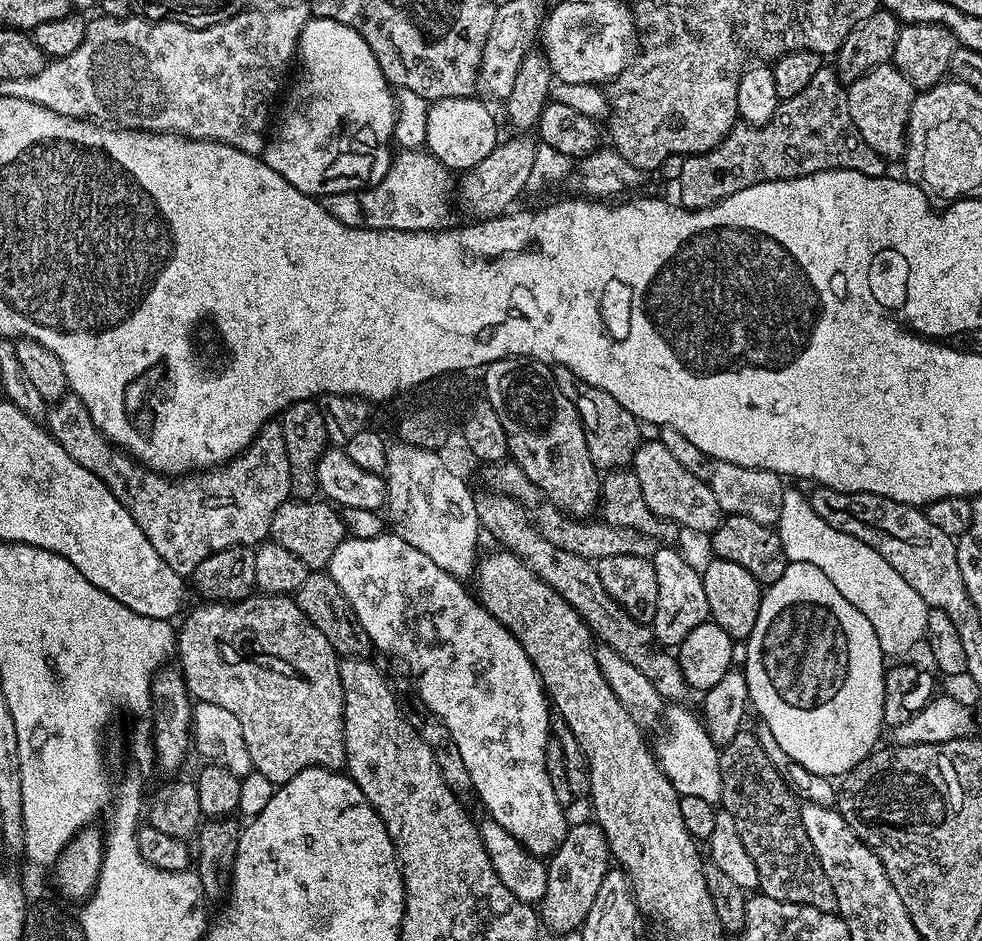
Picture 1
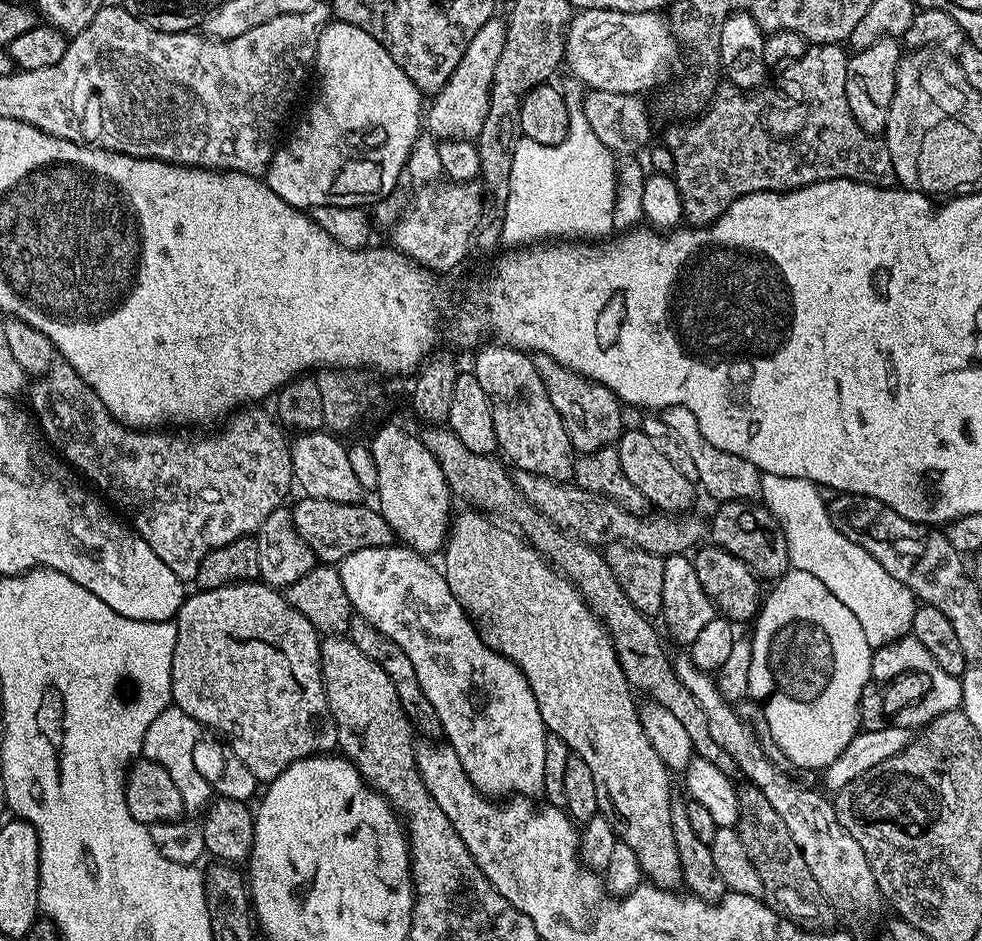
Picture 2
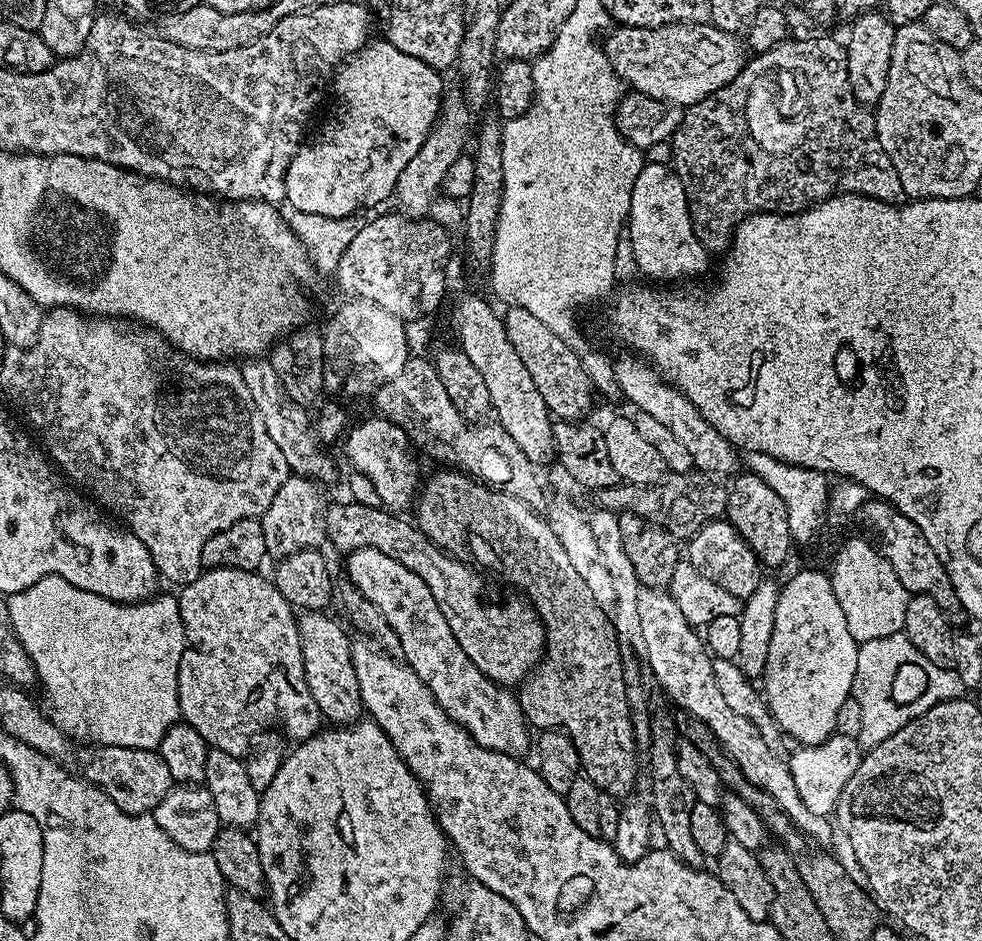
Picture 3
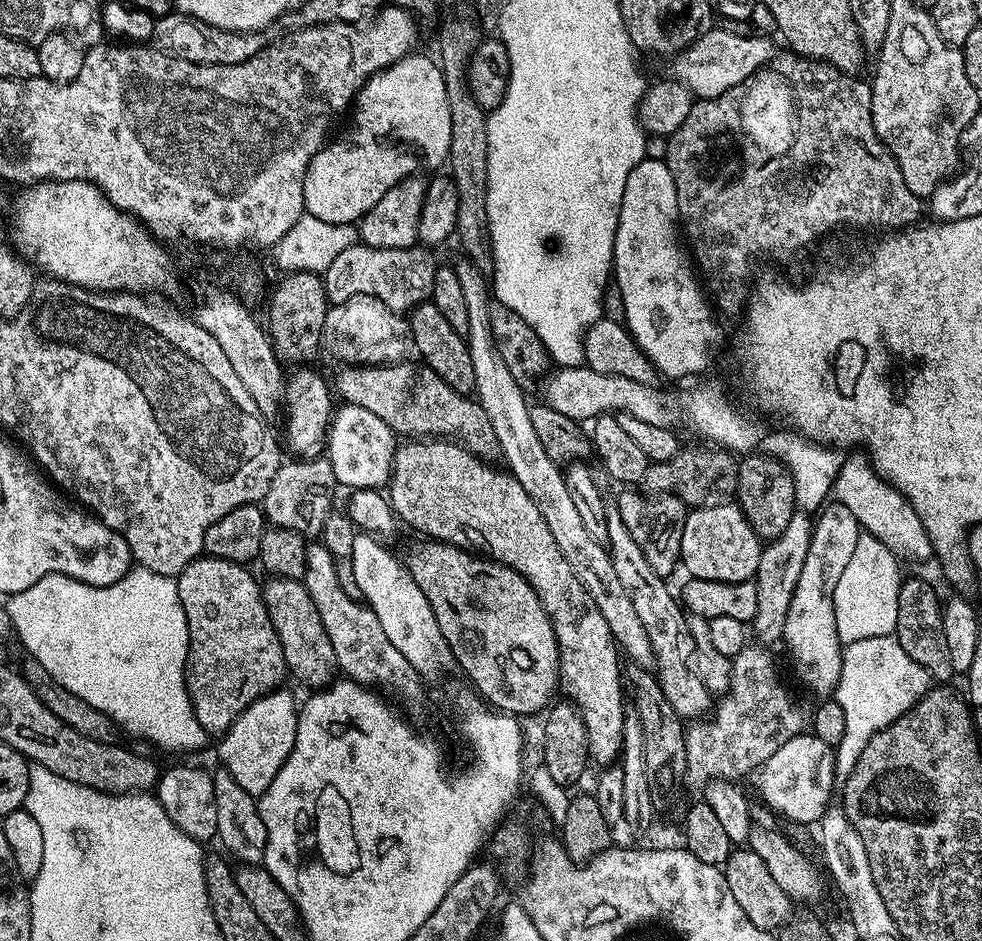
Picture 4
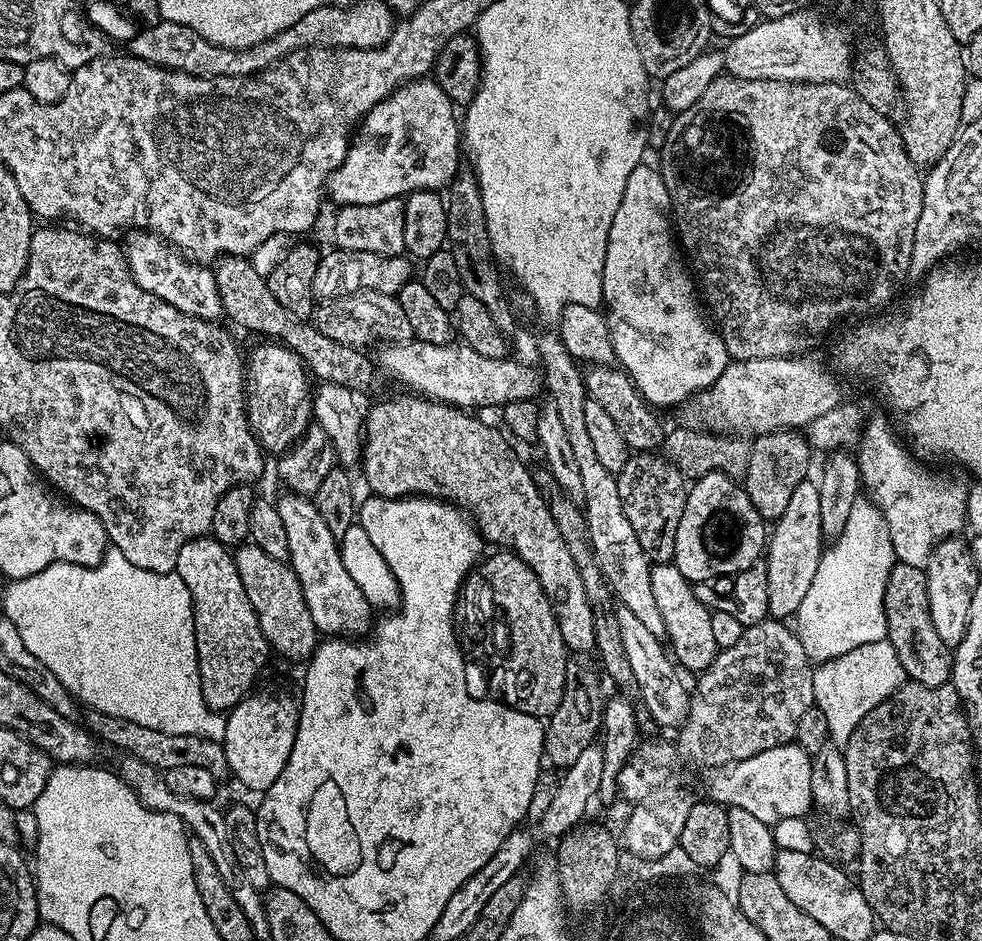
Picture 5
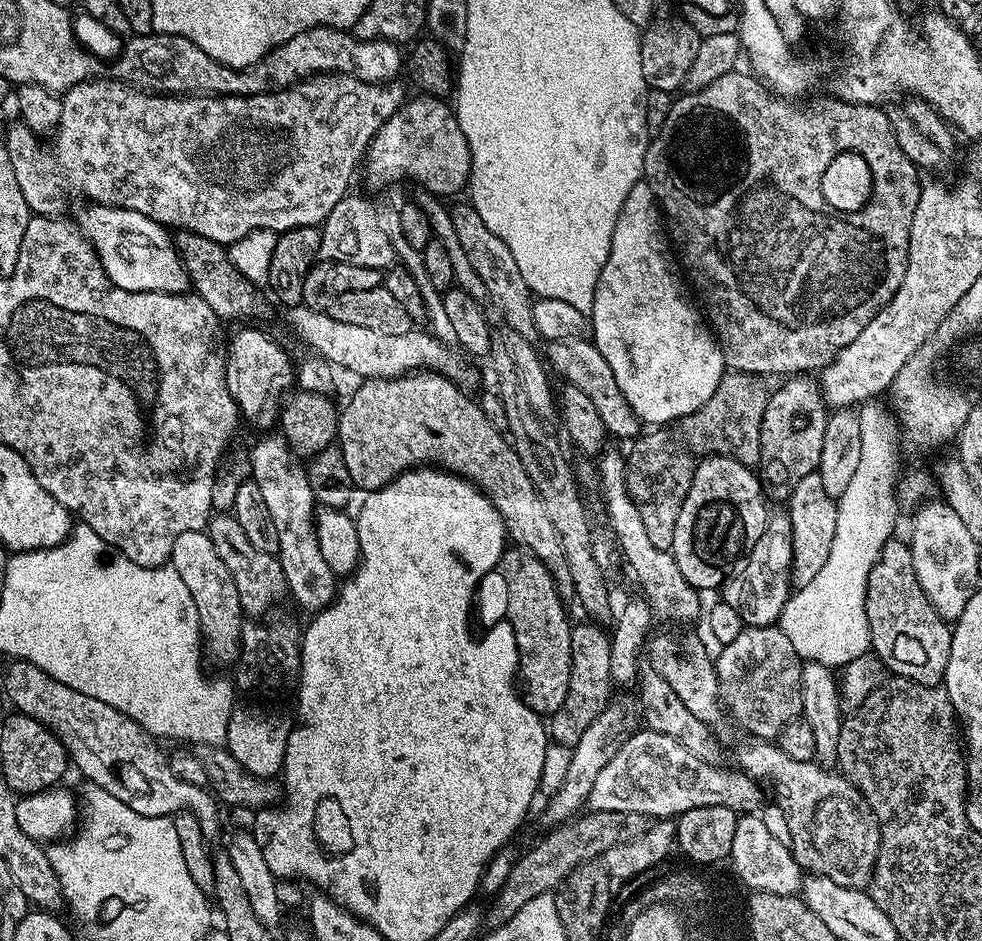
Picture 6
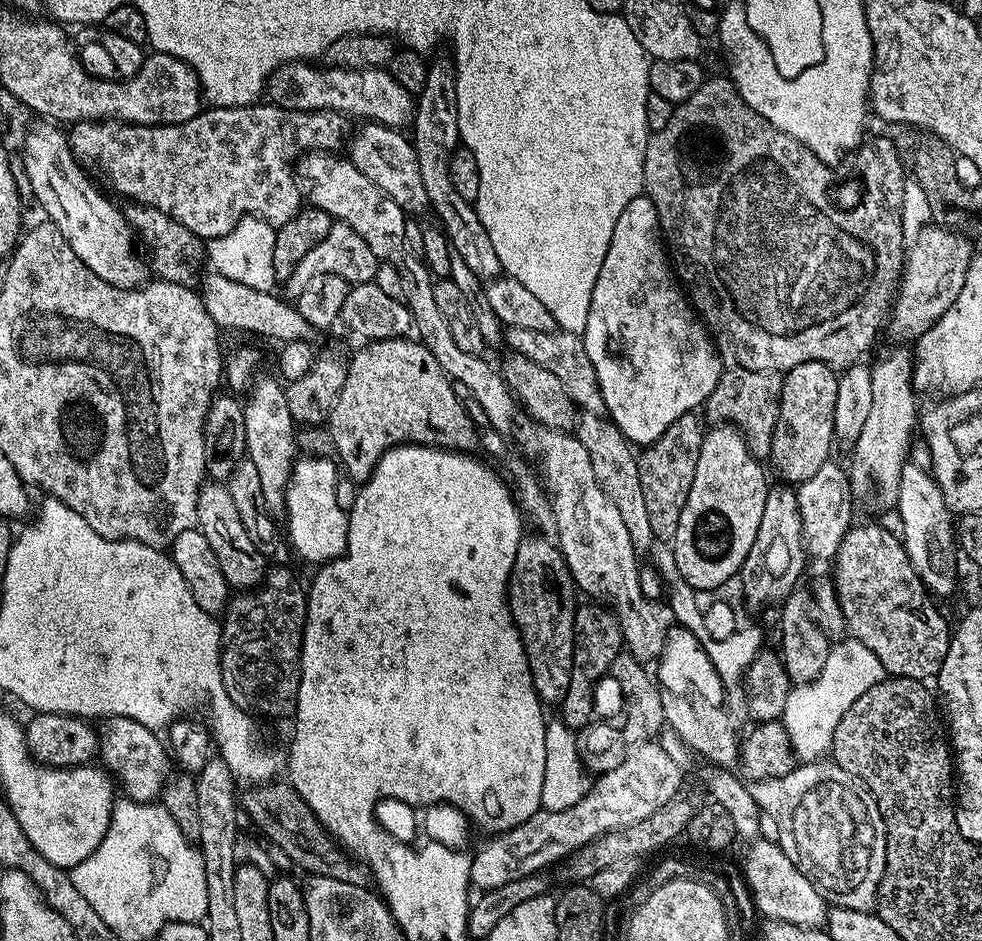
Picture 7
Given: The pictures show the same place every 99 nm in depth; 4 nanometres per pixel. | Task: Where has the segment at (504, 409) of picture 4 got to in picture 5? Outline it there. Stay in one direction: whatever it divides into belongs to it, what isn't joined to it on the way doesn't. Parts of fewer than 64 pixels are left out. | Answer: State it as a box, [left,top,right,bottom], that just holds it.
[614,605,691,729]

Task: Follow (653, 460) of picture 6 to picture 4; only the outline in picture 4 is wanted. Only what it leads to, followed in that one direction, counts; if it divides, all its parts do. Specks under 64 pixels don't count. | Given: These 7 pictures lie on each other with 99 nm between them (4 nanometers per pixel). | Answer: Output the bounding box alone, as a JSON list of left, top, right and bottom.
[615,490,689,578]

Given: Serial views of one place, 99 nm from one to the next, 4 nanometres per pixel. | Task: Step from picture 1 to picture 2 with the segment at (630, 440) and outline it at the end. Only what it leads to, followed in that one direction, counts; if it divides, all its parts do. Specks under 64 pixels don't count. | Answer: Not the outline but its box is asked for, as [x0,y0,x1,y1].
[535,354,626,454]

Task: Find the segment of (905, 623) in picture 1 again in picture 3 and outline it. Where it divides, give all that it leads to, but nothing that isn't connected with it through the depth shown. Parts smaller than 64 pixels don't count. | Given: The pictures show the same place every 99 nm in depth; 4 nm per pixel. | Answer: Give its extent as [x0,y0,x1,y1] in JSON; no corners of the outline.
[742,452,910,645]

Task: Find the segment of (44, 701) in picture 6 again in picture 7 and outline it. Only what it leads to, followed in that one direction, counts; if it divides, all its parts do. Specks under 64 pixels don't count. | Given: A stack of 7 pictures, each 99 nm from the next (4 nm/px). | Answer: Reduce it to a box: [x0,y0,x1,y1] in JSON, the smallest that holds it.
[98,716,170,804]

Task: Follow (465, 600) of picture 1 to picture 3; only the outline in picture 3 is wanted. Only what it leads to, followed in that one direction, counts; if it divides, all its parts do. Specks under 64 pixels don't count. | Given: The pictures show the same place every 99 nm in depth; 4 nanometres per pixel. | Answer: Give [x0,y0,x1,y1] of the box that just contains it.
[346,548,529,757]

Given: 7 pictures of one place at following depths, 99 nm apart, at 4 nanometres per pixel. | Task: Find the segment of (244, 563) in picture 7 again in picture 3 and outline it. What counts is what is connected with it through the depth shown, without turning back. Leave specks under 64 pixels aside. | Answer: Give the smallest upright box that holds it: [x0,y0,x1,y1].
[296,610,362,726]

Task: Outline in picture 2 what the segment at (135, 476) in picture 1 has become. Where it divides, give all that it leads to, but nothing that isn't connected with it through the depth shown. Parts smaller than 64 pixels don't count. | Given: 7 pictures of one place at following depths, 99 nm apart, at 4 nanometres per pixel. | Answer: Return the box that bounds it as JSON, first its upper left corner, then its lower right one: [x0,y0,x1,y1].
[27,362,293,581]

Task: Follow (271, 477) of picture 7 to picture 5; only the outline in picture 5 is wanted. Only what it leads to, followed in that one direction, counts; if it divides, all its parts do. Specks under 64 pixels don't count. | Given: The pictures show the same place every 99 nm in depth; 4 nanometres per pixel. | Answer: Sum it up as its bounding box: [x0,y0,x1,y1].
[275,494,374,638]

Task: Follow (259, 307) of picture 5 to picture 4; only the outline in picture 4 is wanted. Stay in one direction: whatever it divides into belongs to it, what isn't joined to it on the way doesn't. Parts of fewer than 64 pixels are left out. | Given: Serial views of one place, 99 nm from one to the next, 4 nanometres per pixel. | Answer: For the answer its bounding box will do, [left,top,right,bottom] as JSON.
[334,362,500,458]

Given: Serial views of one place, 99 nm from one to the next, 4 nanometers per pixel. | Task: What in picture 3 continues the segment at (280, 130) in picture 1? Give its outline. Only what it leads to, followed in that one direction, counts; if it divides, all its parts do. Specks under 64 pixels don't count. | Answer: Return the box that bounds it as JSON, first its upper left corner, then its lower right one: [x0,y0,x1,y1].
[284,38,445,219]

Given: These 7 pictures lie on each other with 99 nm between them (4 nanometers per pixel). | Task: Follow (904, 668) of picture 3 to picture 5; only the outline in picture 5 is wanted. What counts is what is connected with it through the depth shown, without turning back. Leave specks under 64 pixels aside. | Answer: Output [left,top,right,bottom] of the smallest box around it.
[813,639,906,746]

